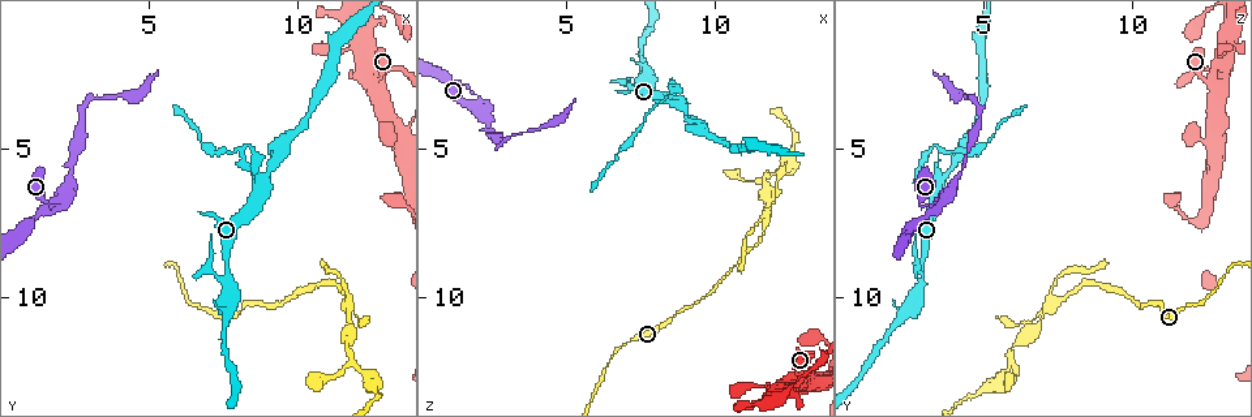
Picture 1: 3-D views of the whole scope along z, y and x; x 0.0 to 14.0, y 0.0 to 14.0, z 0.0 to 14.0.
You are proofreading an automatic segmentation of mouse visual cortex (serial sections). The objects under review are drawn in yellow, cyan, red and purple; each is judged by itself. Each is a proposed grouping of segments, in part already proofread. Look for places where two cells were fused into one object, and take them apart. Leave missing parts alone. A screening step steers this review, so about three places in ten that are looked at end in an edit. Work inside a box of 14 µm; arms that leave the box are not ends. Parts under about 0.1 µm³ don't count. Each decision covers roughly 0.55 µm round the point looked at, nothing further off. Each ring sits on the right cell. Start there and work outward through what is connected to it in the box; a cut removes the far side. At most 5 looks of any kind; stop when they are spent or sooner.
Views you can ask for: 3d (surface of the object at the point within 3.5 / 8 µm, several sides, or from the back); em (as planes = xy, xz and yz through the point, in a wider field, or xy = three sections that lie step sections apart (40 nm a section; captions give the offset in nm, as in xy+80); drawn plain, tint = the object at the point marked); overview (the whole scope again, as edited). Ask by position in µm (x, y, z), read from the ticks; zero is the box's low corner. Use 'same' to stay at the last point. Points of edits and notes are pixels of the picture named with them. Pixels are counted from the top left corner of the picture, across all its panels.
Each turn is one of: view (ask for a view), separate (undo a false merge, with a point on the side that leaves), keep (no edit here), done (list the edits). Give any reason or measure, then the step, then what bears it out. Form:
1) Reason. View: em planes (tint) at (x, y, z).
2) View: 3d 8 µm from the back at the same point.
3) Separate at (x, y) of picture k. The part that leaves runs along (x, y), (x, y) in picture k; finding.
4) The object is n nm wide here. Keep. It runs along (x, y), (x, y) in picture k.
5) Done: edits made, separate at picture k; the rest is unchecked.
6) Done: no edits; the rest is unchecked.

Sudden change in width. View: 3d 3.5 µm at (11.7, 10.0, 7.7).

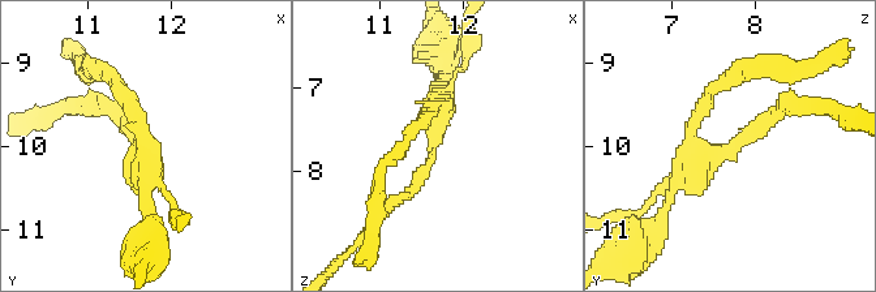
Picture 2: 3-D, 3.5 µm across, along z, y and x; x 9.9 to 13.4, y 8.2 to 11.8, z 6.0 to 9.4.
Shape alone is not enough. View: em planes (tint) at (11.65, 10.10, 7.60).

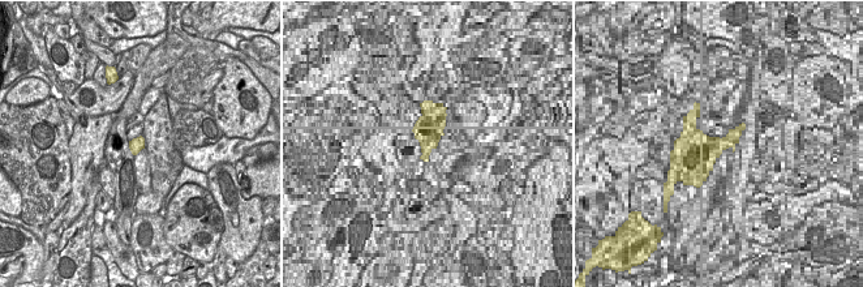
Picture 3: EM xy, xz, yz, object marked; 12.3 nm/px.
Separate at (651, 245) of picture 2. A second cell is stuck on.

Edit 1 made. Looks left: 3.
Sharp bend. View: em planes (tint) at (8.0, 5.1, 3.5).

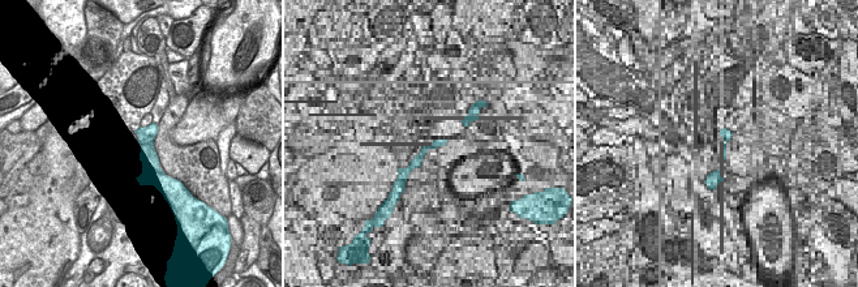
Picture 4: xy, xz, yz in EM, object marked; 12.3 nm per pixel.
View: 3d 3.5 µm from the back at the same point.

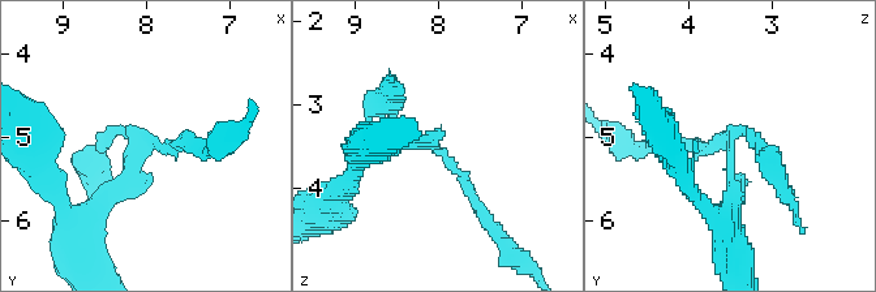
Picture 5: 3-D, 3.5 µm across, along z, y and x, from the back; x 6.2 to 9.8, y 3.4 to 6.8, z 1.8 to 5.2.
Keep. It runs along (390, 146), (434, 149), (482, 215) in picture 5; all the same cell.

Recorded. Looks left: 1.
Done: edits made, separate at picture 2; the rest is unchecked.

